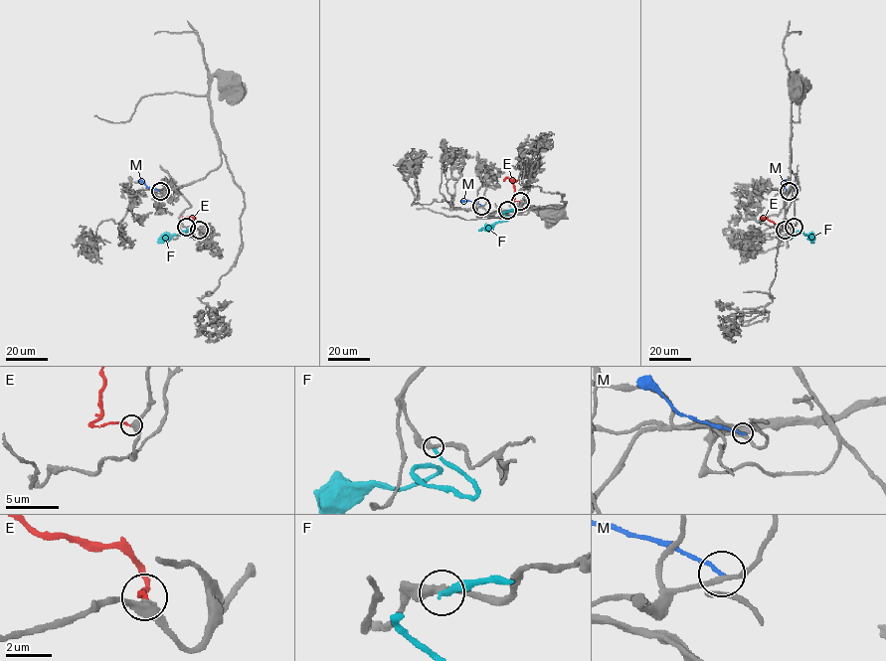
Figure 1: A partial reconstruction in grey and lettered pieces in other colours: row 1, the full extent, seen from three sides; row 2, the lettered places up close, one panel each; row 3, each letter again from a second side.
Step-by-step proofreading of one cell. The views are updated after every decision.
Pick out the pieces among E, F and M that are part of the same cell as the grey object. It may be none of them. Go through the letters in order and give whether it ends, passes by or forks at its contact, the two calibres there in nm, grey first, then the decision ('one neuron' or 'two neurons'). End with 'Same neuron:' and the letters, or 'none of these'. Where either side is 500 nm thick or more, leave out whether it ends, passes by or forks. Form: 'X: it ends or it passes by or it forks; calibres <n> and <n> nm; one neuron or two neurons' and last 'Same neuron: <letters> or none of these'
E: it ends; calibres 360 and 150 nm; one neuron
F: it ends; calibres 320 and 240 nm; two neurons
M: it ends; calibres 240 and 190 nm; two neurons
Same neuron: E

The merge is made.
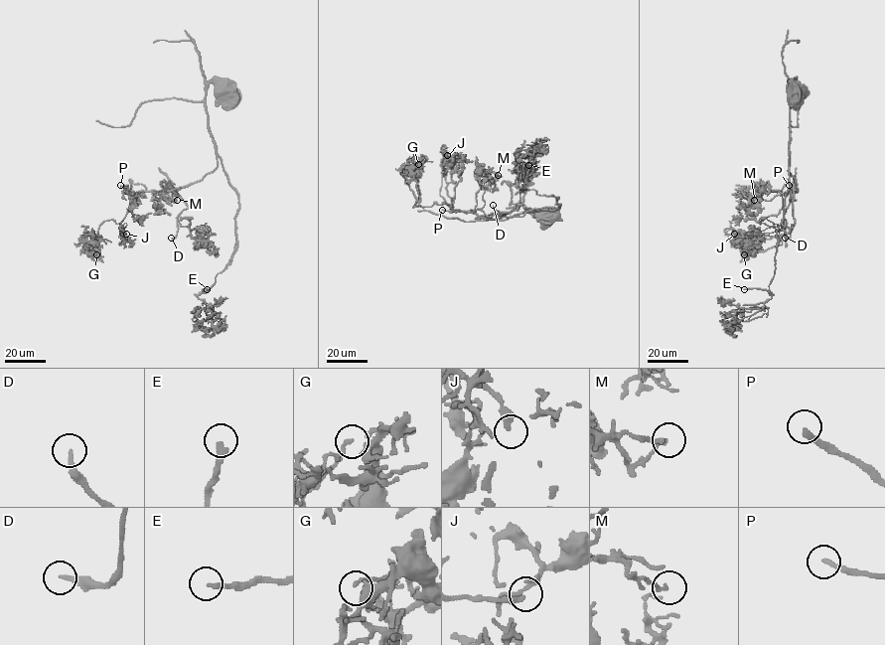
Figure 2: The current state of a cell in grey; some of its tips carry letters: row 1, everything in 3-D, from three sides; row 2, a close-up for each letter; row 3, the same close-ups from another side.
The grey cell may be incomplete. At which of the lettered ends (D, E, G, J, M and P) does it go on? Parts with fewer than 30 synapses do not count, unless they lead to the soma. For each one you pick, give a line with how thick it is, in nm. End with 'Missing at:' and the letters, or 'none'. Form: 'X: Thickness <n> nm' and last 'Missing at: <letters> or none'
D: Thickness 180 nm
E: Thickness 240 nm
P: Thickness 220 nm
Missing at: D, E, P

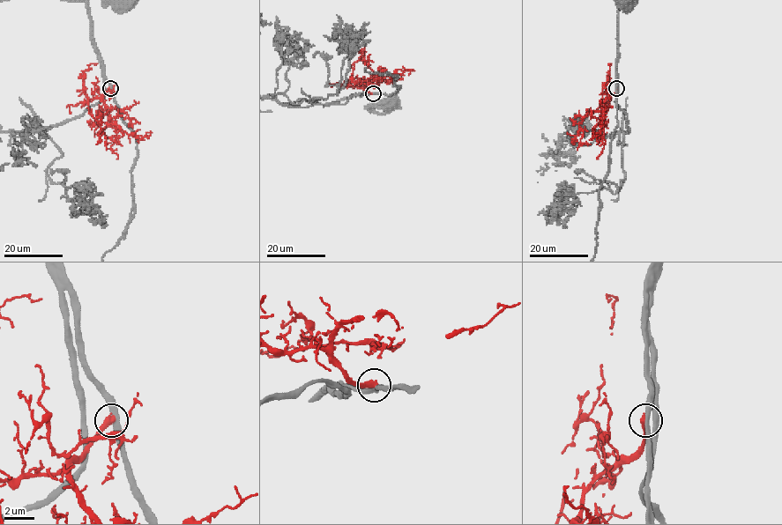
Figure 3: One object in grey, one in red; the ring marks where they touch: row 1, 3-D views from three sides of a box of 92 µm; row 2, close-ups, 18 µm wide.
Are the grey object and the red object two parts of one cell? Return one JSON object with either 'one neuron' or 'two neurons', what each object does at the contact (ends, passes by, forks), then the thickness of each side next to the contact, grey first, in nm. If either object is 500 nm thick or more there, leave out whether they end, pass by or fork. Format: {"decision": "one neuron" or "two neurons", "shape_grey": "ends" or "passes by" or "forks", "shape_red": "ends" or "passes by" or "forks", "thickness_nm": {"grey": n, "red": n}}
{"decision": "two neurons", "shape_grey": "passes by", "shape_red": "ends", "thickness_nm": {"grey": 320, "red": 440}}

